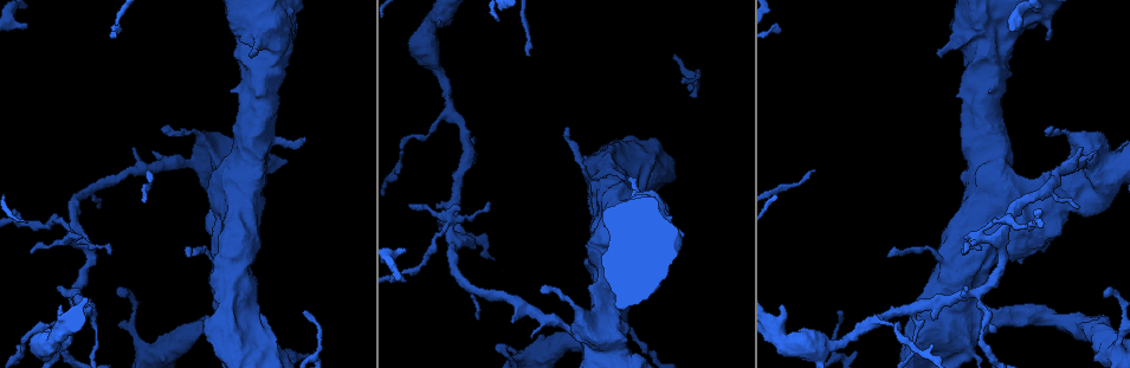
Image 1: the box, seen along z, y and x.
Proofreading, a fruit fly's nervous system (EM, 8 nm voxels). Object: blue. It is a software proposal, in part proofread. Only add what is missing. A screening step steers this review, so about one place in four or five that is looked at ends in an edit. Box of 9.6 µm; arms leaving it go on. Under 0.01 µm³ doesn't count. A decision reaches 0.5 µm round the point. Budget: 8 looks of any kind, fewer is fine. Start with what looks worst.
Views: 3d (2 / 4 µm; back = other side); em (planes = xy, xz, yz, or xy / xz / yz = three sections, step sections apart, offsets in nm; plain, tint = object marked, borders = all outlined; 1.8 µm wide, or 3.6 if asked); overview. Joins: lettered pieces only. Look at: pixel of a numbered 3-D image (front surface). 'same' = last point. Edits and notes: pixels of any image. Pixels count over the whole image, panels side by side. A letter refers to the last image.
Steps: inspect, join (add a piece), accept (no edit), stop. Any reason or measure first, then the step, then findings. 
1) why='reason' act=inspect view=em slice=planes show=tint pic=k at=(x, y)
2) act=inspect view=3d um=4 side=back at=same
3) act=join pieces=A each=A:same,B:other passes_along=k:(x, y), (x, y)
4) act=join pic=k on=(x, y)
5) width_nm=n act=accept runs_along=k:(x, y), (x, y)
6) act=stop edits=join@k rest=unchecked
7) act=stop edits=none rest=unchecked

why='branch stops here' act=inspect view=3d um=4 pic=1 at=(26, 26)

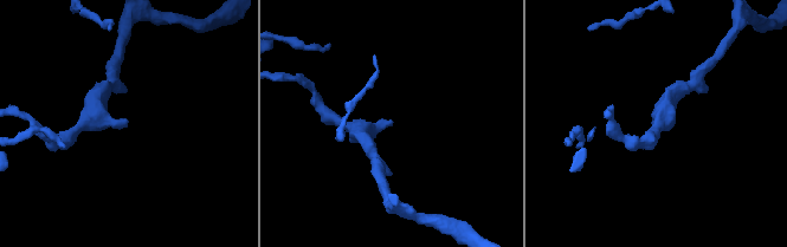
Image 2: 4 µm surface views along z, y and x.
act=inspect view=em slice=xz step=8 show=tint pic=2 at=(126, 127)

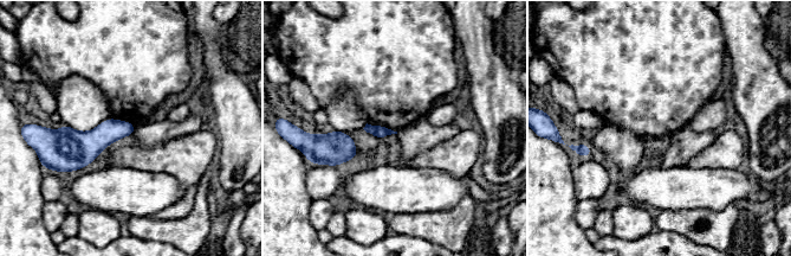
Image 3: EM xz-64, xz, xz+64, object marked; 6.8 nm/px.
why='another direction' act=inspect view=em slice=planes show=borders at=same

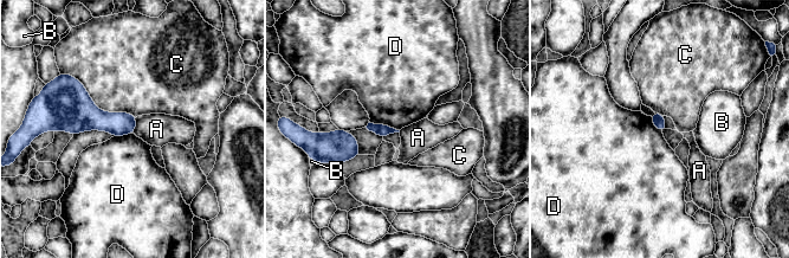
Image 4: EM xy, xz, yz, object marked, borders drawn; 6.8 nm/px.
act=accept each=A:other,B:other,C:other,D:other border=4:(369, 121), (388, 124), (399, 130) found='no lettered piece goes on from it'

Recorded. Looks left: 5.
act=inspect view=3d um=2 pic=1 at=(305, 140)

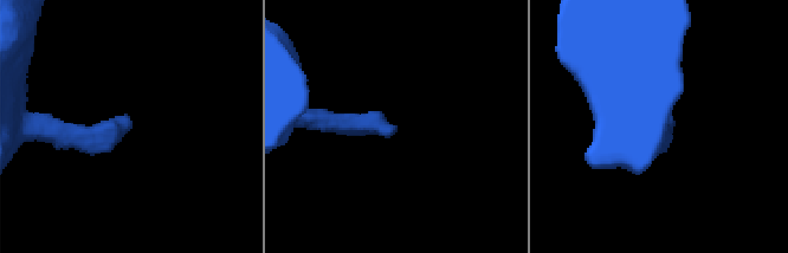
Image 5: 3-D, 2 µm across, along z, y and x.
act=inspect view=em slice=planes show=borders pic=5 at=(125, 118)

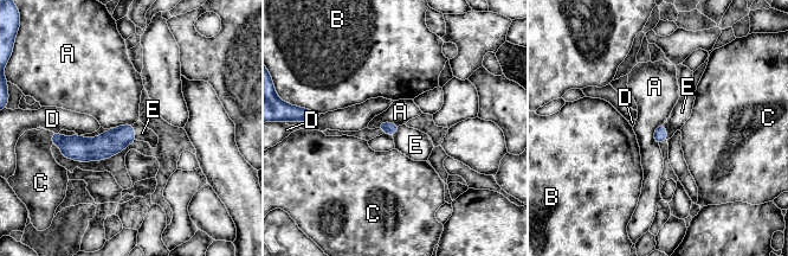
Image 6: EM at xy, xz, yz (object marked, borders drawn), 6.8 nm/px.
longest_contact=A:160nm act=join pieces=E each=A:other,B:other,C:other,D:other,E:same found='it goes on there'

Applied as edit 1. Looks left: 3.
act=stop edits=join@6 rest=unchecked

